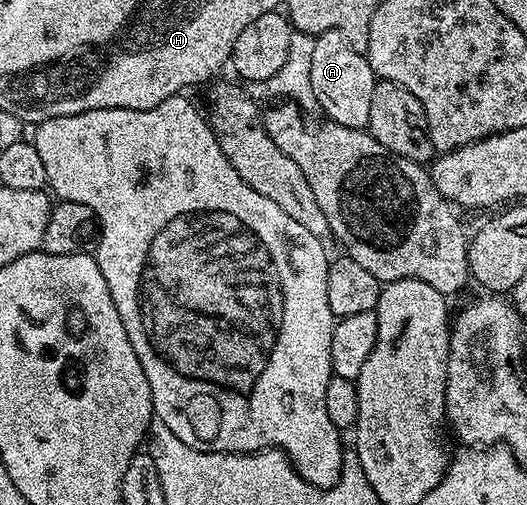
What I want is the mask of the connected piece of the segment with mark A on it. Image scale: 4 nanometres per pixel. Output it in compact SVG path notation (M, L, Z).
M337 31L315 36L314 53L310 53L310 89L312 98L325 111L327 118L343 127L367 128L370 101L377 83L365 52L356 51L346 37Z

